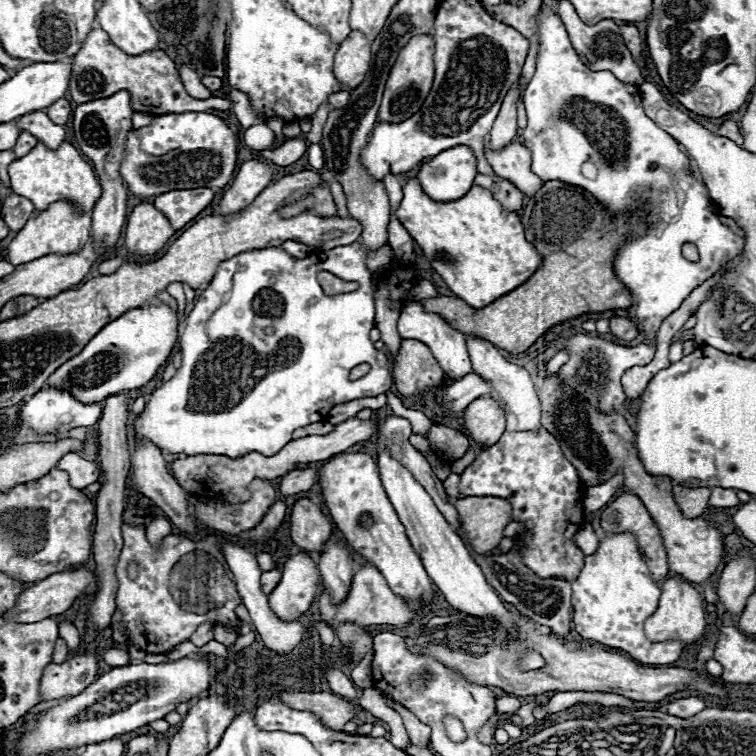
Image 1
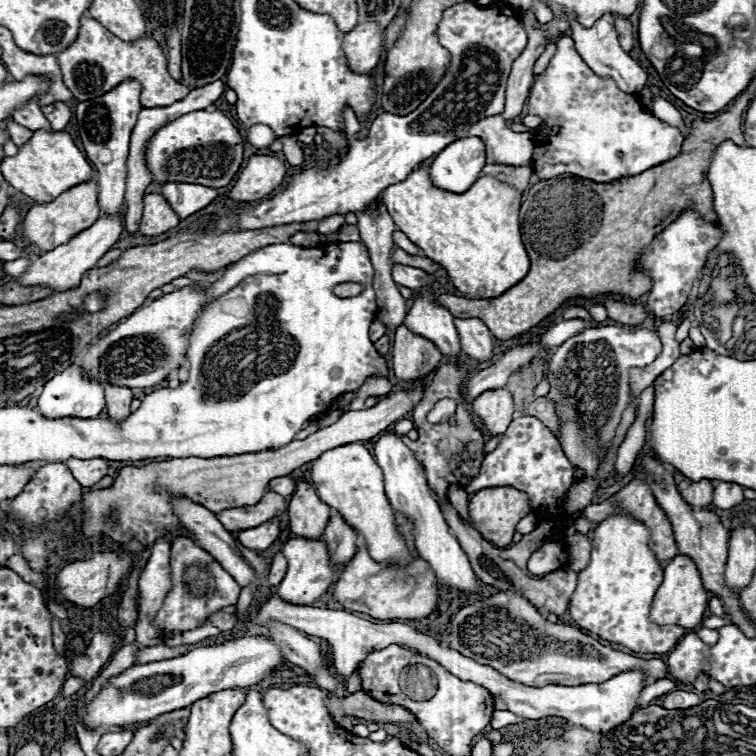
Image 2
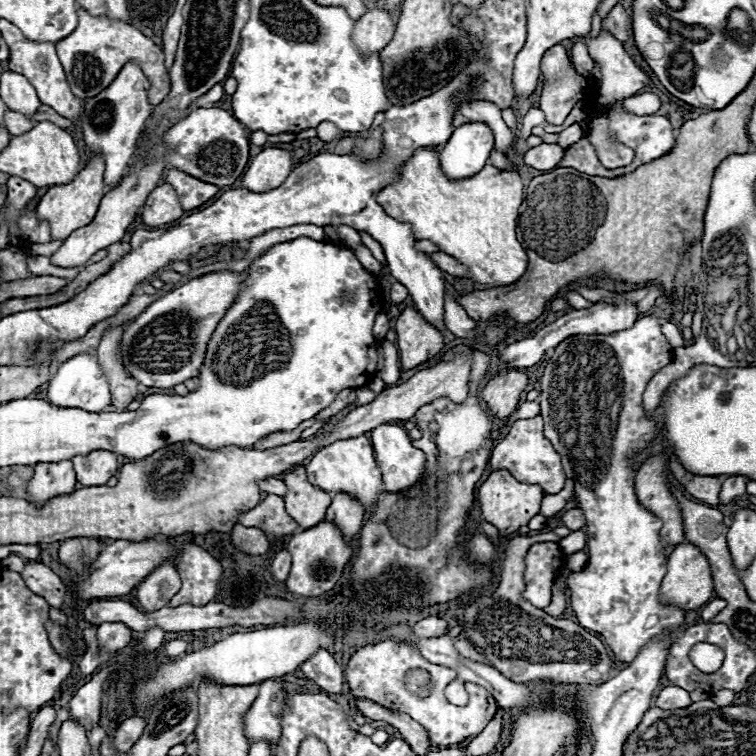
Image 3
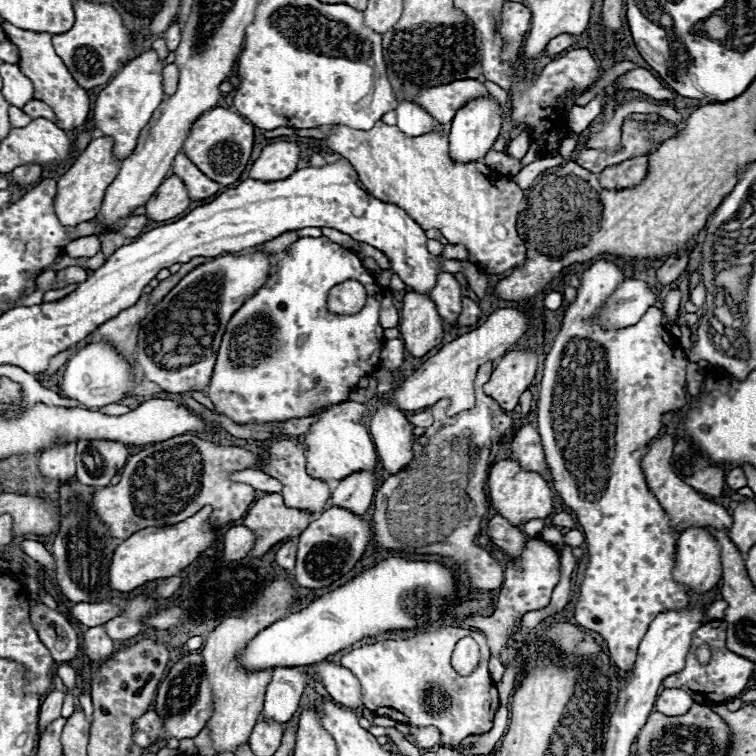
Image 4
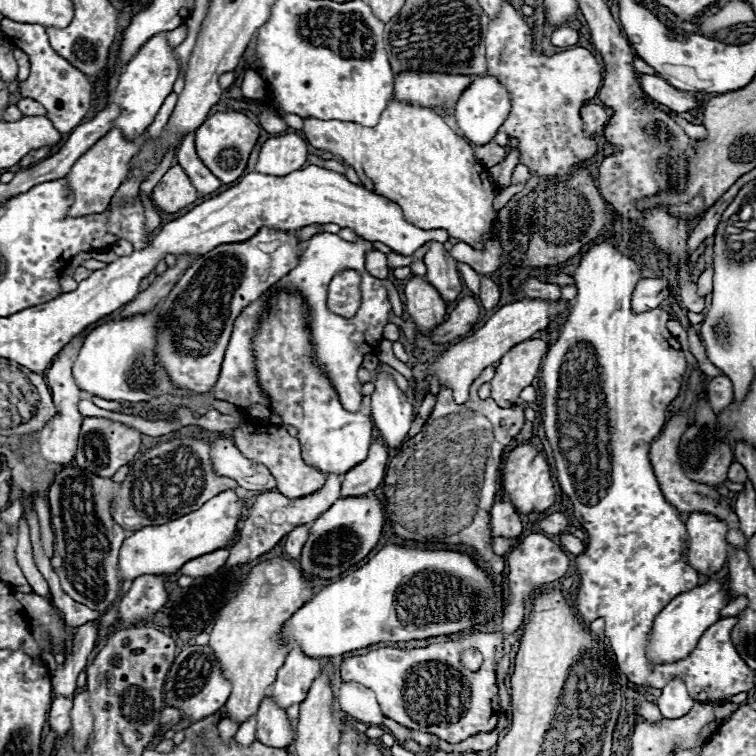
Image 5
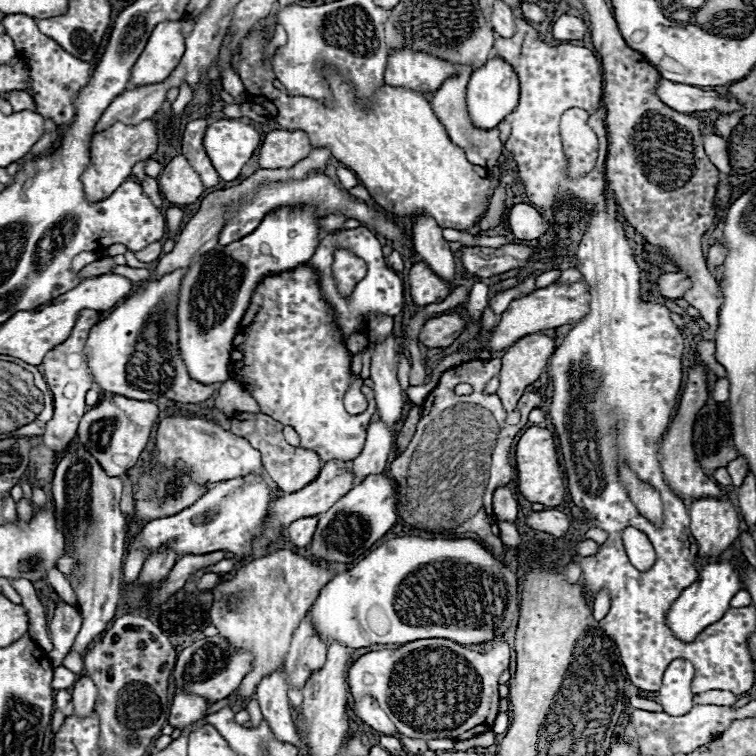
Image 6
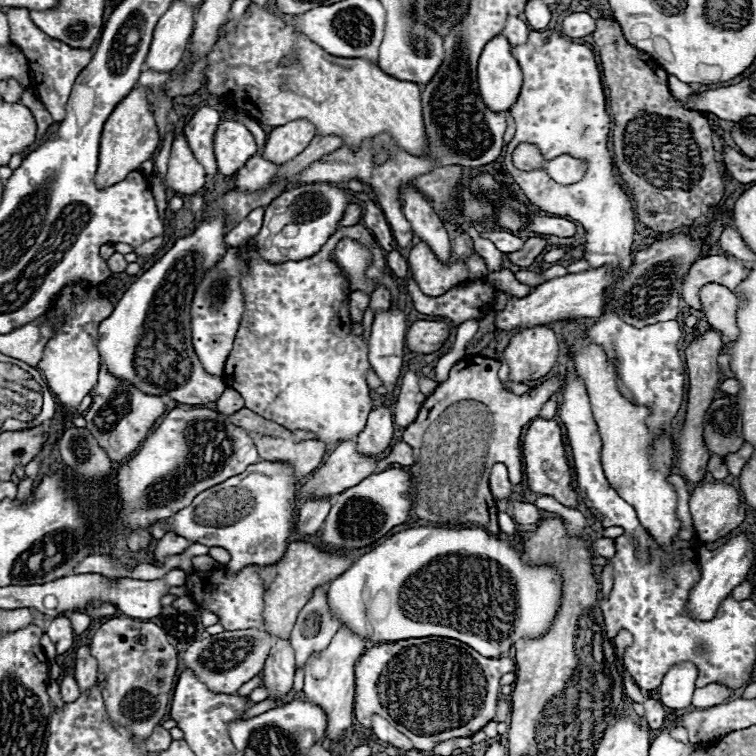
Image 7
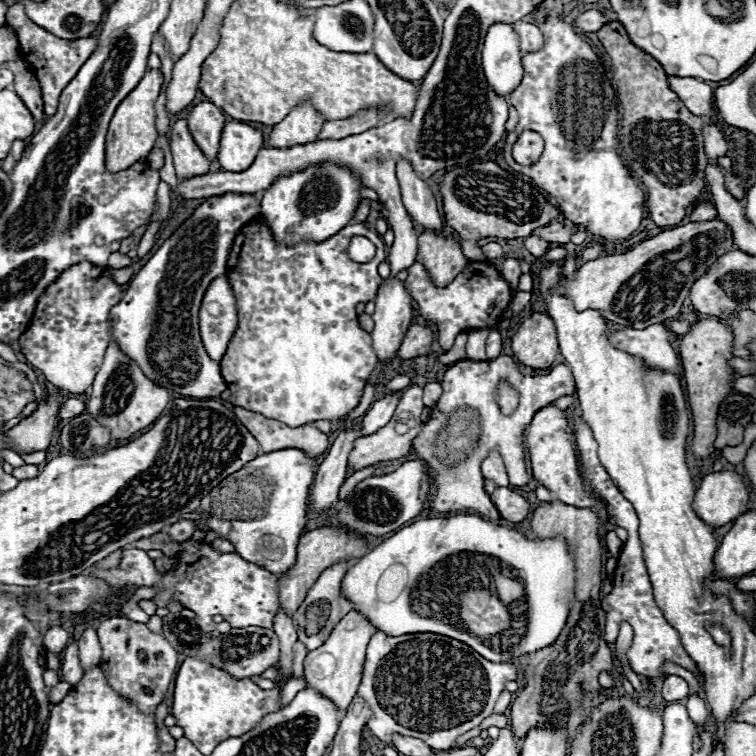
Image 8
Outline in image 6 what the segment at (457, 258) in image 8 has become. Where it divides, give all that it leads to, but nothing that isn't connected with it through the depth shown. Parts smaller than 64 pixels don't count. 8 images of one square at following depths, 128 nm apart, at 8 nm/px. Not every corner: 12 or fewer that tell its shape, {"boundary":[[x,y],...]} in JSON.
{"boundary":[[418,260],[410,270],[416,306],[442,302],[450,286]]}

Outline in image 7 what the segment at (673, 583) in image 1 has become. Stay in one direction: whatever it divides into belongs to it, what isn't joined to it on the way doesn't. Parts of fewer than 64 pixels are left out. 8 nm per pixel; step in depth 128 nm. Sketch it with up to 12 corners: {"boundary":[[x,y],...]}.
{"boundary":[[700,484],[690,496],[694,528],[706,544],[746,518],[738,490]]}

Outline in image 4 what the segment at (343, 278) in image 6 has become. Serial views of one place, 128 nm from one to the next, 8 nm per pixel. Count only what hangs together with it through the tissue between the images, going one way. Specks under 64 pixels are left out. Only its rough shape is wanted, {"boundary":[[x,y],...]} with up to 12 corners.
{"boundary":[[356,280],[330,290],[328,308],[356,314],[366,302],[366,290]]}

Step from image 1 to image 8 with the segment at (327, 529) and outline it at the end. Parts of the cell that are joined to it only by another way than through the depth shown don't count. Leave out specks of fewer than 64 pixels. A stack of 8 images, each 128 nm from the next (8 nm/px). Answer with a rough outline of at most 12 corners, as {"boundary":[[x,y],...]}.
{"boundary":[[234,406],[262,452],[298,448],[318,460],[328,436]]}

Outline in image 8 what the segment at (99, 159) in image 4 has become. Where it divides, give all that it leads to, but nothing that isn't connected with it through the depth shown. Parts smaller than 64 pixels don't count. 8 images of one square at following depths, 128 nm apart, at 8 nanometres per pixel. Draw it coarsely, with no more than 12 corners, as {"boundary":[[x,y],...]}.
{"boundary":[[148,70],[116,108],[106,170],[126,170],[158,138],[160,70]]}

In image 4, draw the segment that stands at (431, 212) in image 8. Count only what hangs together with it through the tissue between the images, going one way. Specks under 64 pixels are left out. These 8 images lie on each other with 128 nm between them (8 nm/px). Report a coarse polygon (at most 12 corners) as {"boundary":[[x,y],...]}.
{"boundary":[[452,274],[438,276],[430,298],[442,320],[456,326],[460,286]]}

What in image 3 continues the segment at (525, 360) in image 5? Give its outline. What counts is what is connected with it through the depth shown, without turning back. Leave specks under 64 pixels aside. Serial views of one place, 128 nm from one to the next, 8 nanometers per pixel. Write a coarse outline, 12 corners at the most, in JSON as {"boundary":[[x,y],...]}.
{"boundary":[[518,370],[492,378],[482,390],[496,420],[518,408],[528,376]]}

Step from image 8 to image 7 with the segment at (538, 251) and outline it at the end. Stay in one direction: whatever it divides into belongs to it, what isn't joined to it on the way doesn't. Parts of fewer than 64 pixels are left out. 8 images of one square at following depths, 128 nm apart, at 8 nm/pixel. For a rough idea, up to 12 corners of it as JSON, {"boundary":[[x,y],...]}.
{"boundary":[[486,230],[490,240],[504,254],[520,250],[524,240],[504,230]]}

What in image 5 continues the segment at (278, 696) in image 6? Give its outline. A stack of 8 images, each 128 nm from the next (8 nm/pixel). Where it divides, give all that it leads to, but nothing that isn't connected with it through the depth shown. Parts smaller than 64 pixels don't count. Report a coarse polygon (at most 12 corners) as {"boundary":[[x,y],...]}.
{"boundary":[[266,696],[256,714],[256,740],[292,744],[284,710]]}

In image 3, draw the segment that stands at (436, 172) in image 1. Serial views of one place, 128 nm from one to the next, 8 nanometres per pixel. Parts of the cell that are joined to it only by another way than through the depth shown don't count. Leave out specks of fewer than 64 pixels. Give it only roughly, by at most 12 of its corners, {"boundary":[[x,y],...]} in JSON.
{"boundary":[[488,126],[454,130],[440,152],[448,180],[478,174],[494,148]]}

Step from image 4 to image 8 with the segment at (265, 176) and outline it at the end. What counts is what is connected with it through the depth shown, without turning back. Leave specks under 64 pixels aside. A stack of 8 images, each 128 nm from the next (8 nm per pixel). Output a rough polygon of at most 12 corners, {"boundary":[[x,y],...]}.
{"boundary":[[308,102],[274,126],[270,148],[316,140],[324,118]]}

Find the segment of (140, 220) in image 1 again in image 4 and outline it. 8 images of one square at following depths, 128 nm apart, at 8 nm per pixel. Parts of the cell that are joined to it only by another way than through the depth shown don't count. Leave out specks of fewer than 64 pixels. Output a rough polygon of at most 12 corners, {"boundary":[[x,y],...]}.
{"boundary":[[170,176],[148,200],[146,216],[164,222],[188,208],[186,186]]}

